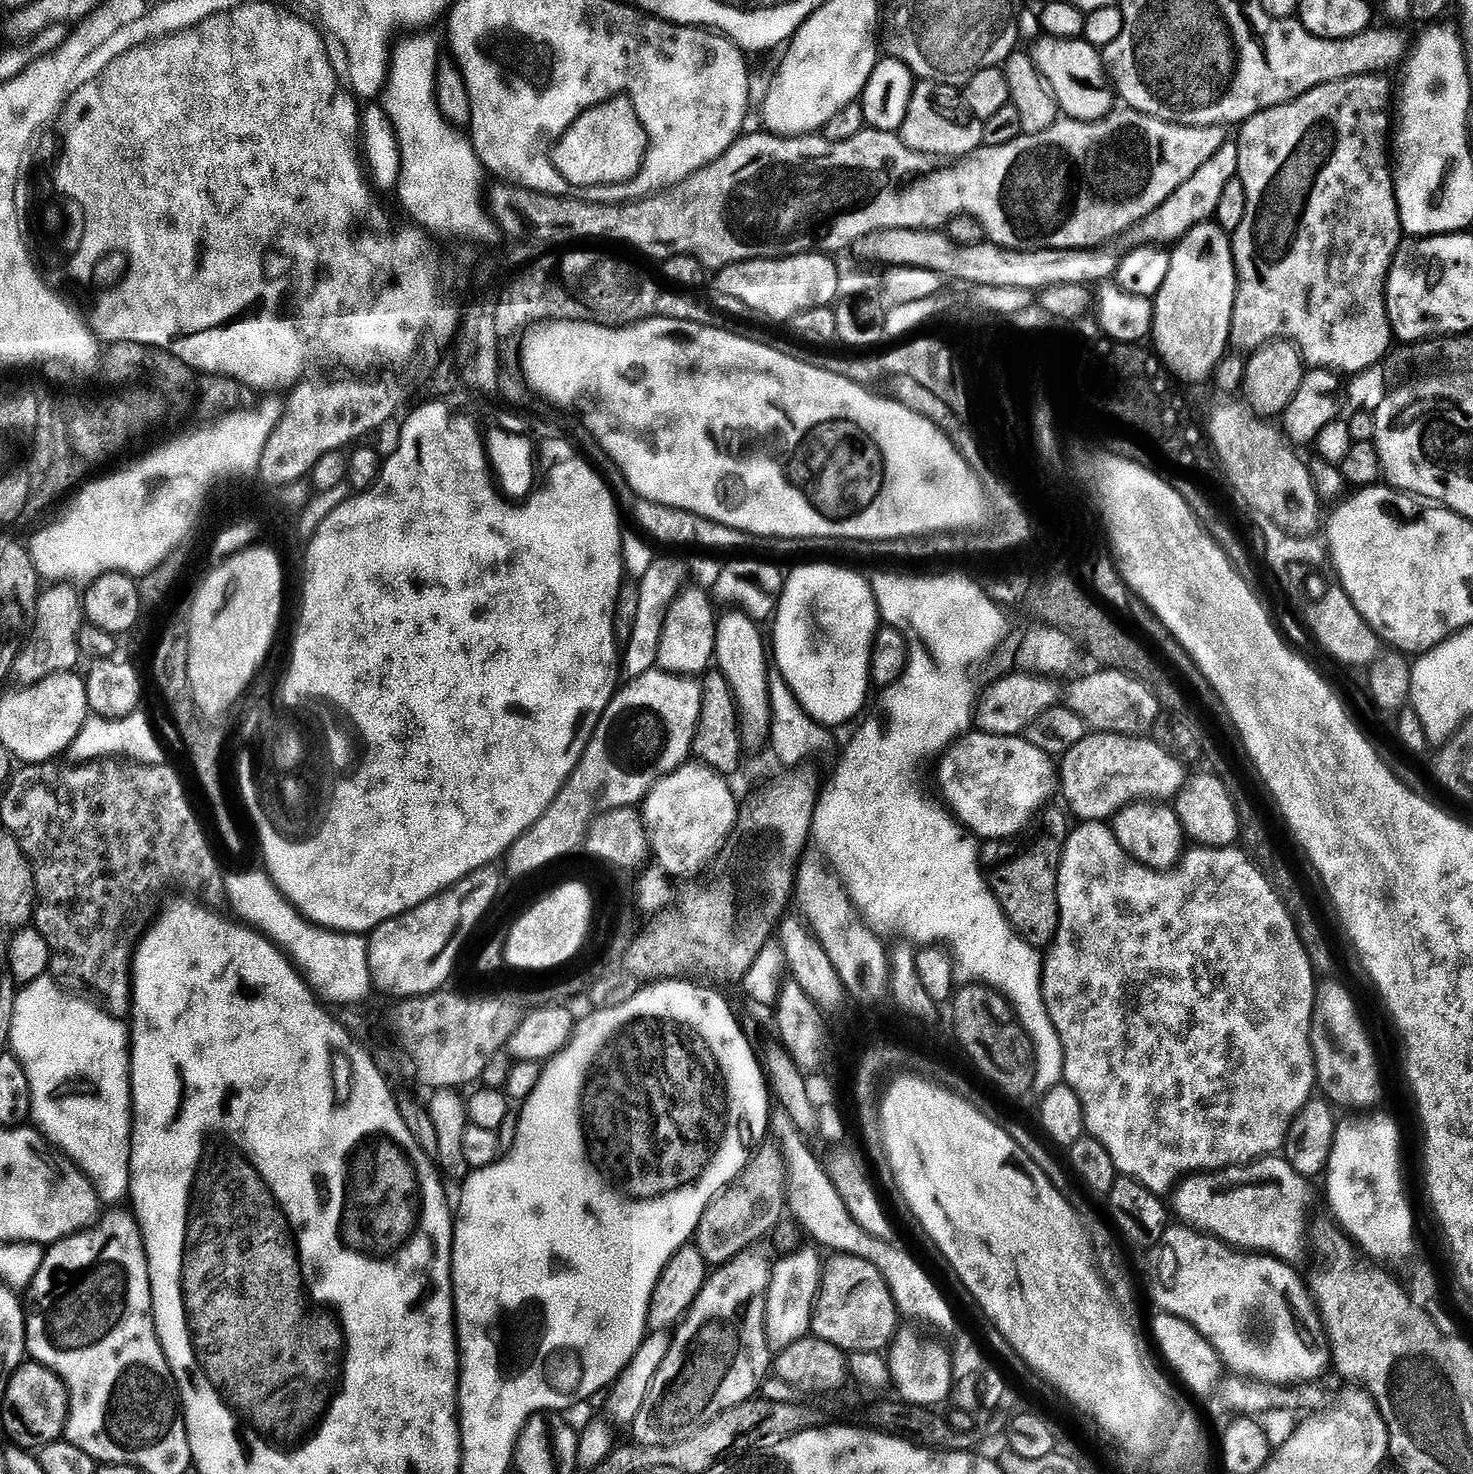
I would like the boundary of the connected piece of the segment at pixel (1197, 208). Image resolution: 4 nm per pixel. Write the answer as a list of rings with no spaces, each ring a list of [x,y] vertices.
[[[1228,140],[1219,151],[1205,162],[1191,178],[1182,184],[1158,209],[1152,211],[1137,227],[1139,233],[1148,242],[1179,241],[1193,227],[1209,221],[1217,210],[1222,192],[1230,179],[1237,177],[1238,150],[1234,140]]]

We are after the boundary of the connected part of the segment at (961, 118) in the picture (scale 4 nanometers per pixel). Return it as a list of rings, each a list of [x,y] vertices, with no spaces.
[[[936,84],[936,92],[932,92],[932,96],[928,96],[928,92],[920,96],[920,91],[914,88],[905,122],[898,131],[909,153],[921,152],[924,156],[964,158],[970,150],[983,145],[984,125],[979,118],[973,116],[964,104],[944,104],[944,100],[936,100],[936,96],[948,96],[948,92],[944,92],[947,86]]]

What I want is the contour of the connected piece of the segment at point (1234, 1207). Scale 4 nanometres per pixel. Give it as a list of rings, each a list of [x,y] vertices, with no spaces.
[[[1287,1159],[1271,1161],[1268,1176],[1229,1192],[1215,1192],[1208,1184],[1187,1179],[1175,1189],[1176,1212],[1185,1225],[1223,1240],[1236,1250],[1251,1250],[1256,1254],[1271,1254],[1285,1262],[1305,1255],[1304,1231],[1308,1228],[1308,1207],[1312,1204],[1309,1177],[1299,1176]]]

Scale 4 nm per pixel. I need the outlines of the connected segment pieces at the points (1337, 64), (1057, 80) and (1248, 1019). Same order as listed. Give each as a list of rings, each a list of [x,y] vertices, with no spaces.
[[[1299,19],[1275,20],[1270,24],[1268,32],[1268,48],[1270,48],[1270,62],[1272,70],[1278,70],[1282,78],[1290,78],[1290,84],[1270,84],[1260,86],[1264,90],[1262,110],[1270,110],[1276,106],[1289,104],[1303,92],[1309,92],[1323,84],[1333,84],[1339,80],[1346,80],[1351,76],[1371,76],[1384,74],[1400,59],[1409,55],[1410,42],[1400,32],[1391,32],[1388,28],[1373,27],[1371,30],[1358,34],[1354,38],[1345,40],[1327,40],[1310,34],[1301,25]]]
[[[1045,35],[1036,44],[1036,68],[1044,76],[1048,87],[1065,117],[1079,121],[1100,121],[1114,112],[1114,88],[1106,71],[1101,49],[1083,38],[1056,39]]]
[[[1084,822],[1076,828],[1065,839],[1060,853],[1060,869],[1058,870],[1058,910],[1060,911],[1060,925],[1056,931],[1056,938],[1051,948],[1047,949],[1043,957],[1044,973],[1042,974],[1042,994],[1046,1002],[1046,1010],[1050,1014],[1050,1022],[1061,1039],[1062,1050],[1064,1051],[1064,1077],[1069,1088],[1078,1094],[1084,1111],[1084,1126],[1087,1135],[1097,1140],[1102,1147],[1110,1154],[1117,1173],[1121,1176],[1129,1176],[1136,1180],[1146,1190],[1150,1190],[1155,1196],[1167,1197],[1177,1187],[1181,1178],[1191,1177],[1192,1172],[1220,1172],[1223,1168],[1240,1168],[1243,1164],[1252,1164],[1263,1156],[1272,1158],[1283,1149],[1288,1131],[1292,1121],[1303,1110],[1305,1104],[1313,1099],[1316,1082],[1316,1065],[1312,1061],[1312,1002],[1314,989],[1318,984],[1318,976],[1313,971],[1311,960],[1299,941],[1295,932],[1294,924],[1287,917],[1286,910],[1281,902],[1274,896],[1270,887],[1262,875],[1256,871],[1255,866],[1246,858],[1239,847],[1210,849],[1203,846],[1196,846],[1189,849],[1182,857],[1178,867],[1171,874],[1157,874],[1153,869],[1137,864],[1135,860],[1125,856],[1124,848],[1113,829],[1104,822]]]

